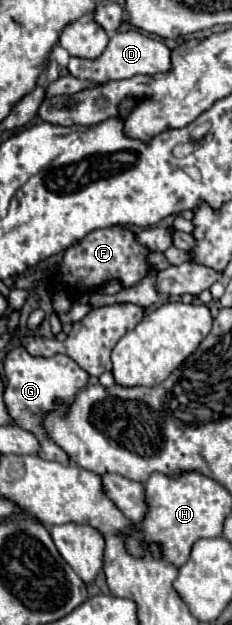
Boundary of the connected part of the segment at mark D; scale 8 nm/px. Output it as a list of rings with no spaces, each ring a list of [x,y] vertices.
[[[121,31],[109,39],[109,45],[101,57],[97,57],[97,59],[71,57],[67,69],[73,77],[85,79],[91,83],[131,79],[135,75],[155,75],[155,73],[165,73],[167,69],[171,69],[171,51],[165,43],[151,39],[139,31]]]

